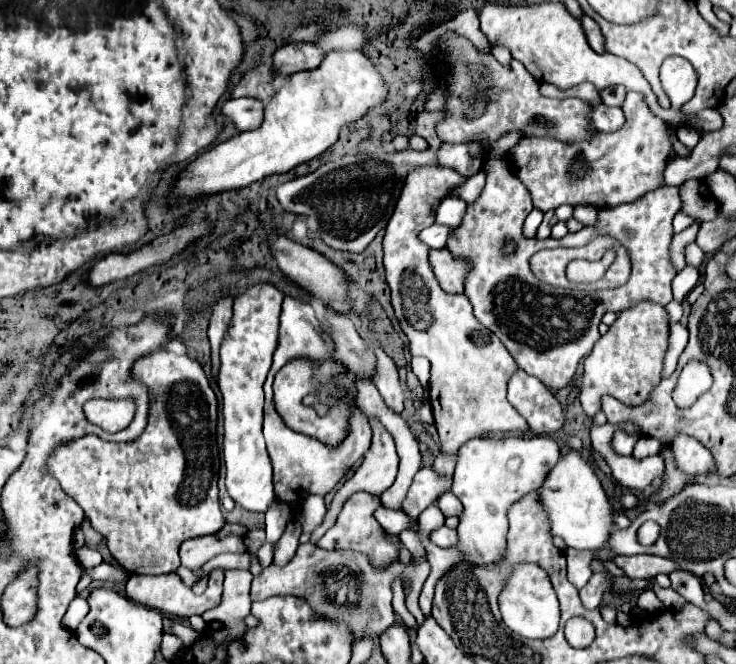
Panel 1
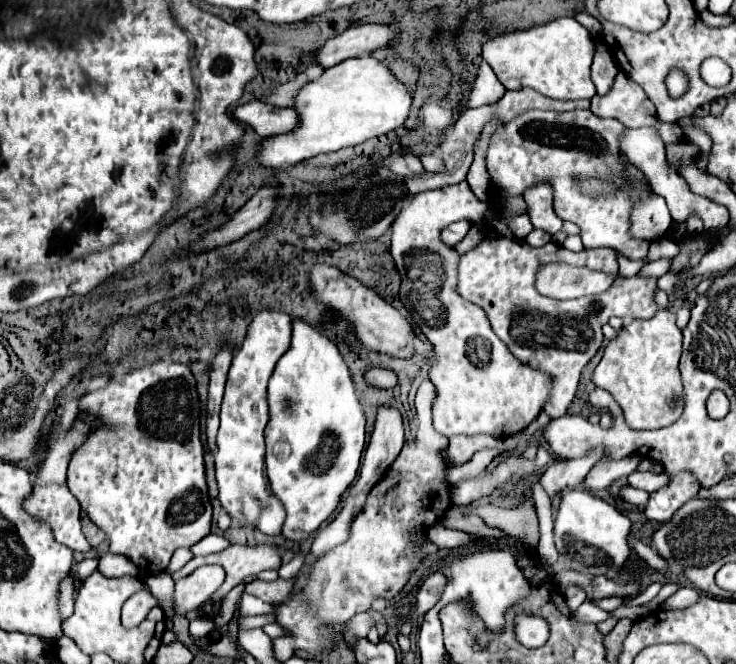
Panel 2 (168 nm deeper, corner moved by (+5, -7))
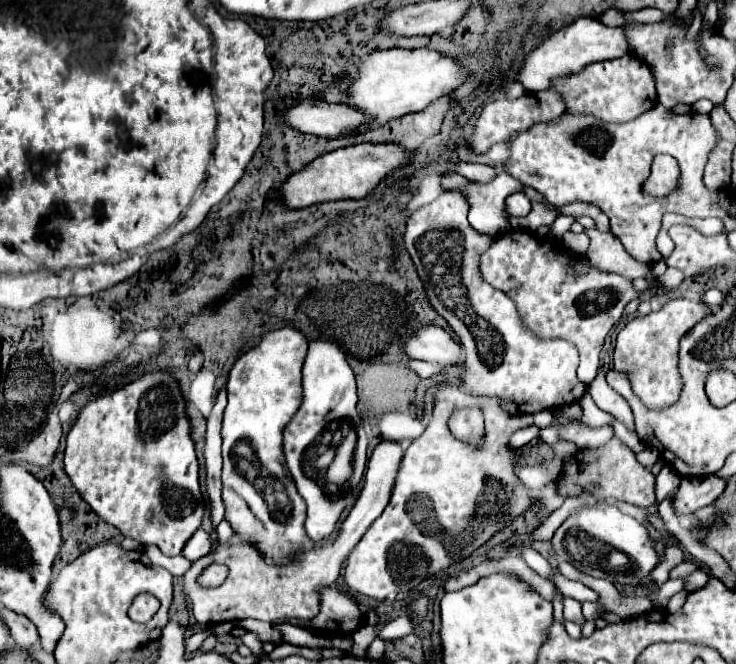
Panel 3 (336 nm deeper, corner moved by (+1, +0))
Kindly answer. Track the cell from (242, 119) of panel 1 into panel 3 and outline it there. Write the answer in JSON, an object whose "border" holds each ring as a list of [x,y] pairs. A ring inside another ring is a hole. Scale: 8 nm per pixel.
{"border":[[[298,100],[284,114],[286,126],[302,130],[302,134],[316,134],[338,138],[358,124],[366,122],[364,114],[342,104],[328,104],[324,100]]]}

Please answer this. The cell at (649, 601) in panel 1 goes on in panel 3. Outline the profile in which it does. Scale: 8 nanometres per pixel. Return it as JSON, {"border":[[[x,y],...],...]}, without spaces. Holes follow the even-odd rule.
{"border":[[[682,562],[670,572],[670,578],[672,578],[672,580],[683,578],[697,569],[699,569],[699,566],[696,563]]]}

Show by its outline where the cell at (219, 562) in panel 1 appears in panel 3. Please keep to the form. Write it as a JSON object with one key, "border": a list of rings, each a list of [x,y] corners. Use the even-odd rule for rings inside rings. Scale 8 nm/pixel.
{"border":[[[382,440],[374,452],[370,454],[366,476],[364,476],[364,488],[340,524],[340,530],[334,532],[334,536],[322,540],[316,544],[316,548],[310,550],[296,550],[292,562],[286,564],[266,564],[266,558],[252,542],[238,542],[224,548],[216,548],[210,554],[202,556],[200,560],[192,562],[190,570],[182,576],[184,580],[184,594],[188,596],[192,604],[192,614],[200,624],[220,624],[226,620],[236,618],[256,618],[262,622],[286,622],[286,620],[308,620],[314,618],[320,610],[320,590],[324,586],[330,586],[340,576],[340,568],[346,560],[346,556],[352,552],[352,548],[360,542],[364,532],[370,528],[370,524],[384,512],[390,500],[390,490],[394,486],[394,476],[398,470],[398,464],[404,456],[404,450],[400,442]],[[210,564],[226,564],[230,568],[230,574],[226,582],[218,588],[200,588],[196,578],[202,574],[202,570]]]}

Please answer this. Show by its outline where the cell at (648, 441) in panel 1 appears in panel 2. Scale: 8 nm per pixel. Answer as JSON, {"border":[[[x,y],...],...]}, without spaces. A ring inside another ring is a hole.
{"border":[[[636,455],[624,457],[620,461],[612,461],[612,459],[598,461],[598,465],[594,465],[590,469],[590,473],[586,475],[584,489],[588,489],[588,491],[608,489],[608,485],[612,485],[612,481],[628,477],[632,471],[636,471],[638,463],[640,463],[640,457],[636,457]]]}

